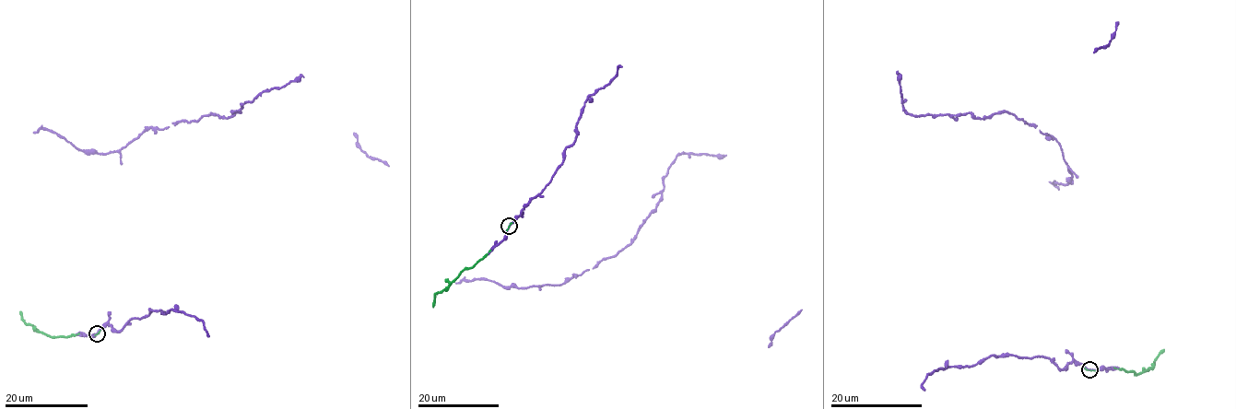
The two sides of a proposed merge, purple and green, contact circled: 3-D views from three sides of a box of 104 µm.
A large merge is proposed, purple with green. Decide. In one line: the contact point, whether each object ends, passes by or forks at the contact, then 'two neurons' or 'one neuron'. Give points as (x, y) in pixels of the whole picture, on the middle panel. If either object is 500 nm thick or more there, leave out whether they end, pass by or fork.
place (509, 226); purple passes by; green ends; one neuron

